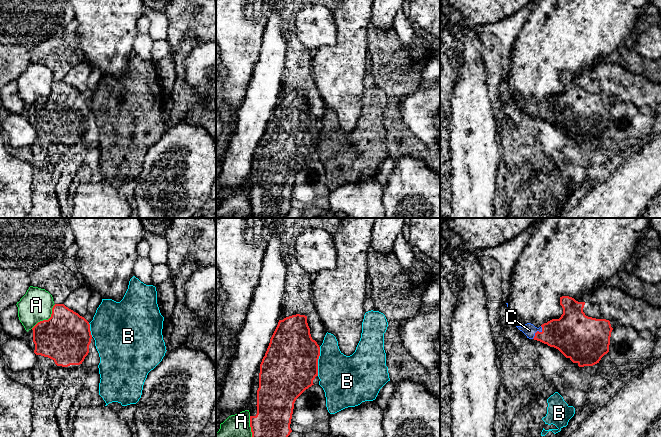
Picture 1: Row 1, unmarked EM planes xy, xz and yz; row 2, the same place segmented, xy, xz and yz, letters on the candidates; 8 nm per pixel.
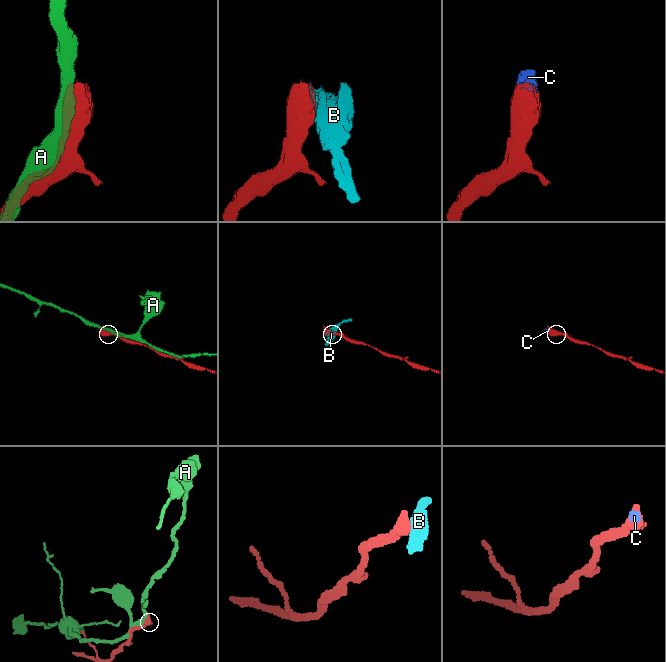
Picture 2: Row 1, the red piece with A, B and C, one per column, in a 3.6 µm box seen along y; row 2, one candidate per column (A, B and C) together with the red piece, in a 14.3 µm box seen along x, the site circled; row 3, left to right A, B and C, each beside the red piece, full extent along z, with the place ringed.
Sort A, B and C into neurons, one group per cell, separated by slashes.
A / B / C

